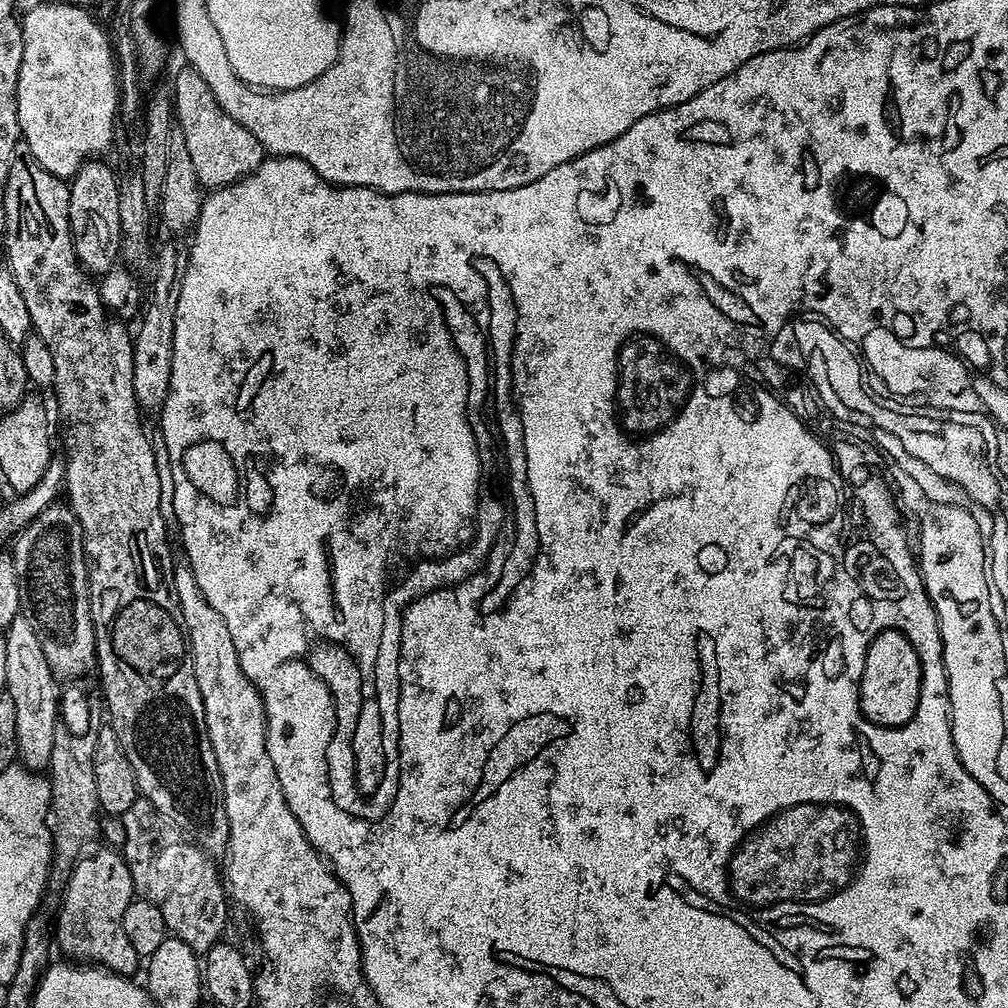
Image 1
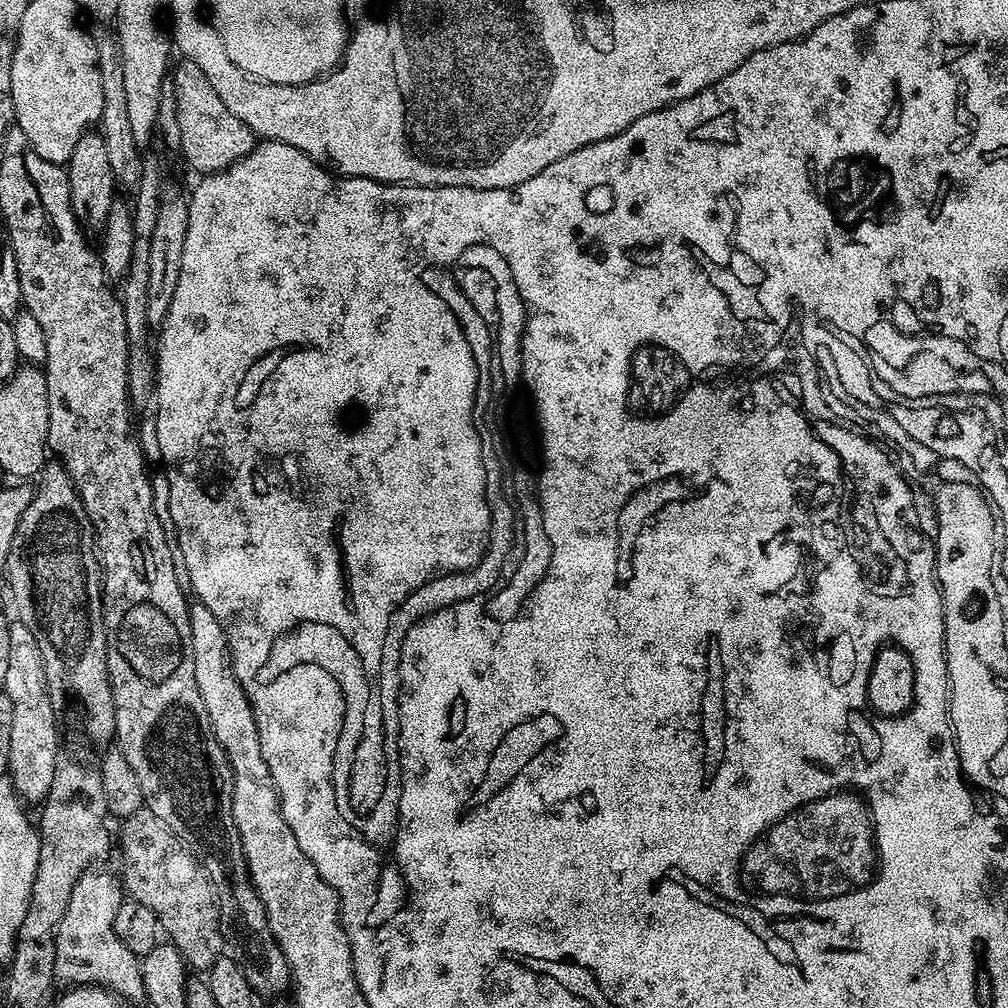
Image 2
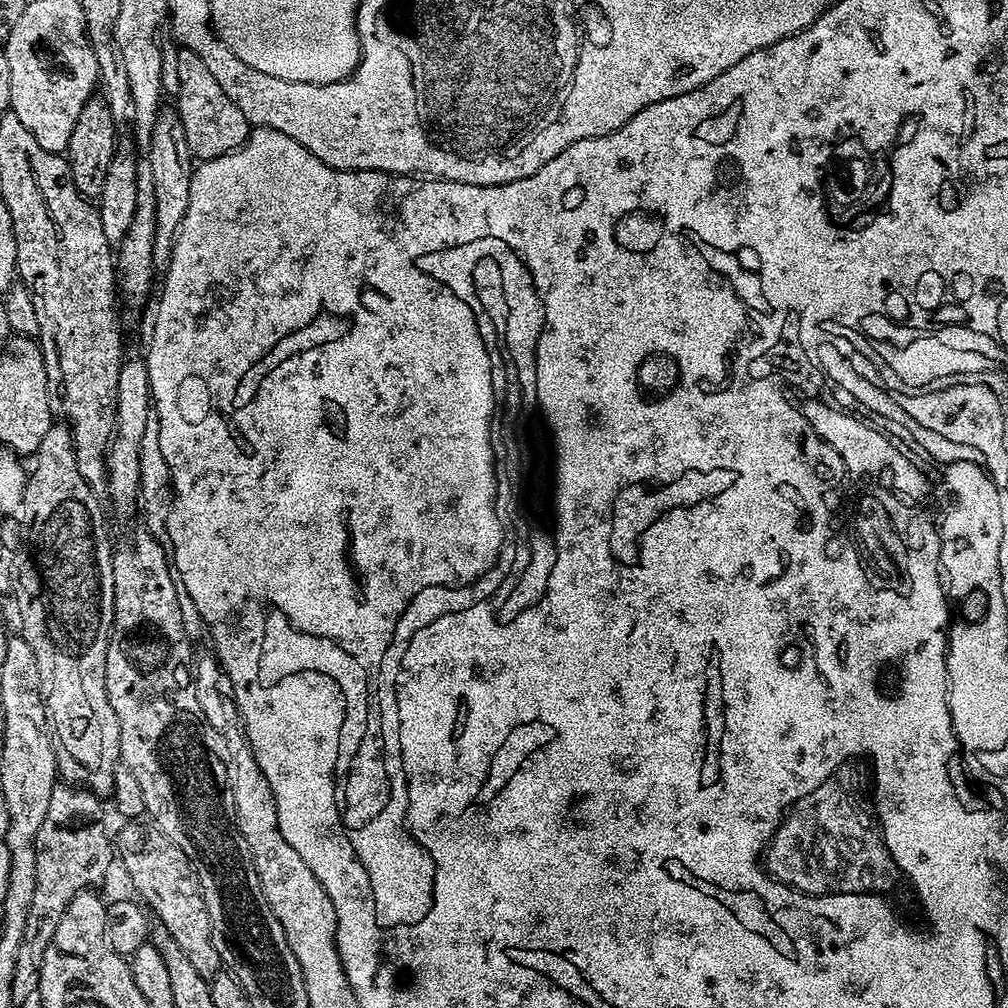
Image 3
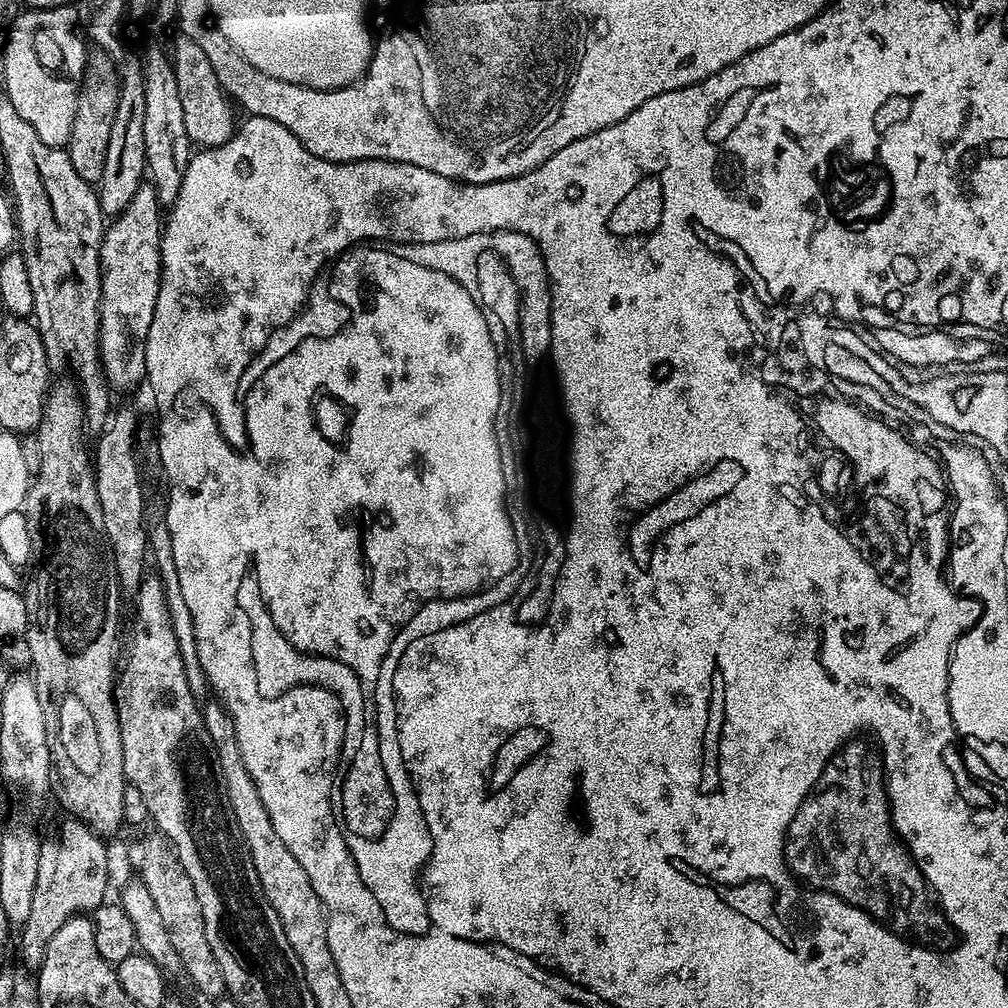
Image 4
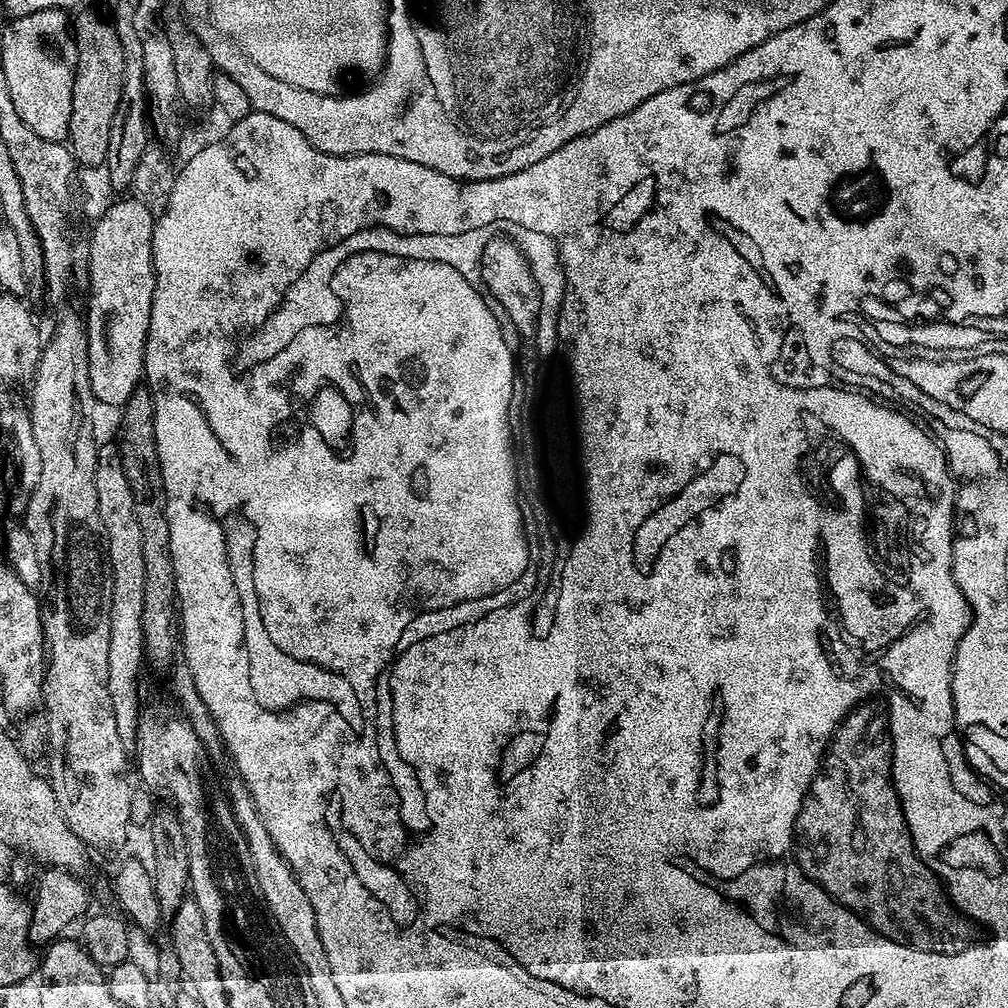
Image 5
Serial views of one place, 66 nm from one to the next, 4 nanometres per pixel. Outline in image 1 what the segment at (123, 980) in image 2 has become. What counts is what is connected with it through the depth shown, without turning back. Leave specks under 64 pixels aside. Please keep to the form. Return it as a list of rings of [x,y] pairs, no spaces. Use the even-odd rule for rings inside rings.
[[[96,848],[85,851],[72,872],[68,875],[67,884],[63,885],[64,897],[60,900],[60,913],[54,920],[54,944],[65,952],[65,957],[76,962],[87,962],[93,966],[108,968],[119,976],[135,977],[136,967],[141,967],[142,957],[130,946],[130,938],[126,938],[126,930],[122,930],[122,914],[126,914],[126,906],[134,899],[134,889],[128,863],[123,855],[112,848]]]

